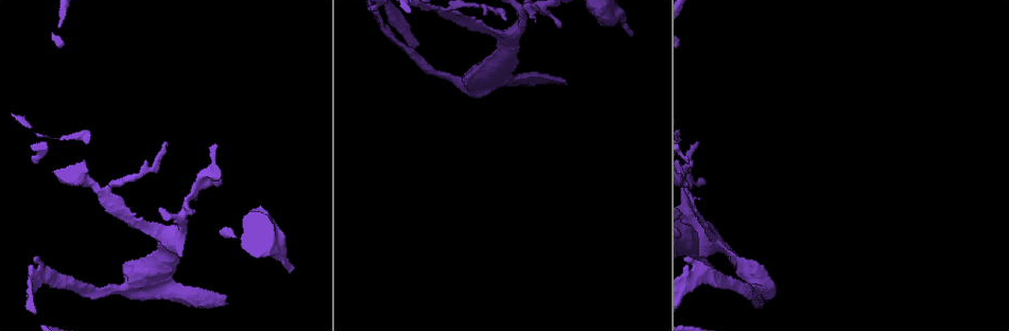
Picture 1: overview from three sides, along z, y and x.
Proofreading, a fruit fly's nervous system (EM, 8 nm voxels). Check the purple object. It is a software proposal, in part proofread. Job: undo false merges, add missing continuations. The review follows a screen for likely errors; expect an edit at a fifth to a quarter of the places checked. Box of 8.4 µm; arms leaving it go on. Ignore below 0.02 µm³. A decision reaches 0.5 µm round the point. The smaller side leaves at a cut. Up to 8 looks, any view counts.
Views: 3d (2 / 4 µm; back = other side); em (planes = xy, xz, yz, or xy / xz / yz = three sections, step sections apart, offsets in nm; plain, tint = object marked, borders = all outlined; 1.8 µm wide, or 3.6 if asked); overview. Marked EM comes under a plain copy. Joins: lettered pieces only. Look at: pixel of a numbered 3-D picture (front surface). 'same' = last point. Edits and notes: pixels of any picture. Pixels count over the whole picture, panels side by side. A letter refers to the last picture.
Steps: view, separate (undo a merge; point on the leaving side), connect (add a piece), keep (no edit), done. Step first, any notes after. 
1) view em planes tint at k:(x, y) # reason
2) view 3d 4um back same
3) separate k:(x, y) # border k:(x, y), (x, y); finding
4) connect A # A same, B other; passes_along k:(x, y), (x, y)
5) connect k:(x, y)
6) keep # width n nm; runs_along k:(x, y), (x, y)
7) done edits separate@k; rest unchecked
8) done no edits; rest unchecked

view em 3.6um yz step 16 tint at 1:(288, 272) # long arm stops here

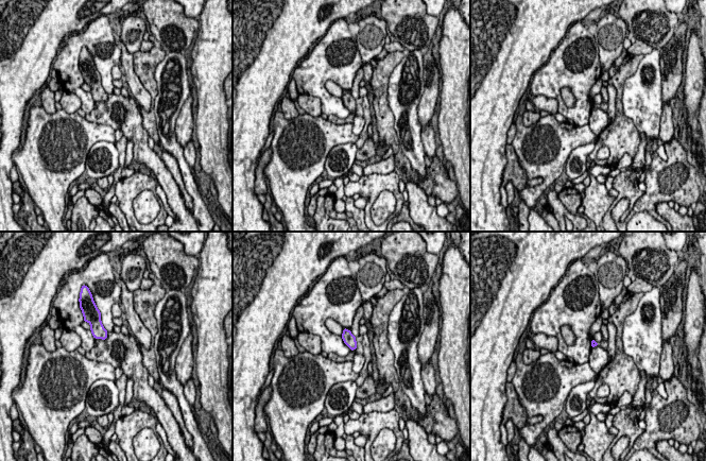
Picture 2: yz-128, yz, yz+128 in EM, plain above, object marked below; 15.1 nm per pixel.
view em 3.6um planes borders same

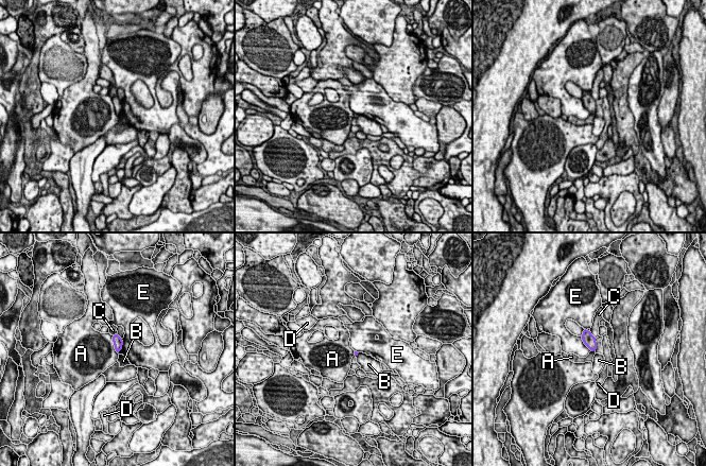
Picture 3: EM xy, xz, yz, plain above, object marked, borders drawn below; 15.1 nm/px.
keep # A other, B other, C other, D other, E other; border 3:(112, 335), (114, 348), (118, 354); no lettered piece goes on from it

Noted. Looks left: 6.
view 3d 2um at 1:(706, 258) # free end

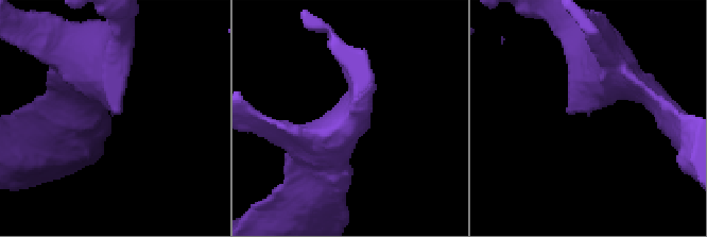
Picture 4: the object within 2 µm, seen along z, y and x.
view em 3.6um xz step 16 borders at 4:(116, 113) # need the tissue

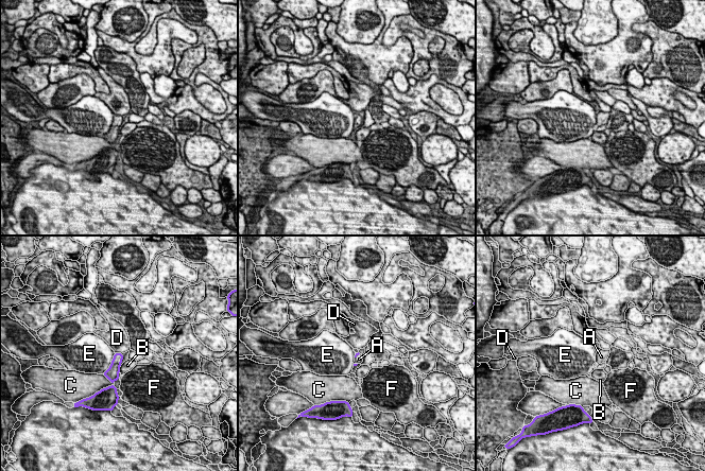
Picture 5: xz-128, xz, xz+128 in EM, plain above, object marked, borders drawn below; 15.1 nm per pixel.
view em 3.6um planes borders same # cut it another way

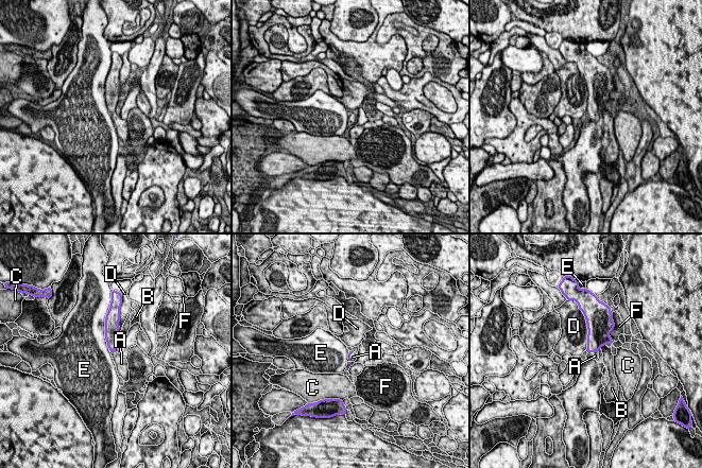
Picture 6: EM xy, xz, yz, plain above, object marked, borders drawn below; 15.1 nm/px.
connect A # A same, B other, C other, D other, E other, F other; the neuron continues

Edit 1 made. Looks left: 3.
done edits connect@6; rest unchecked

